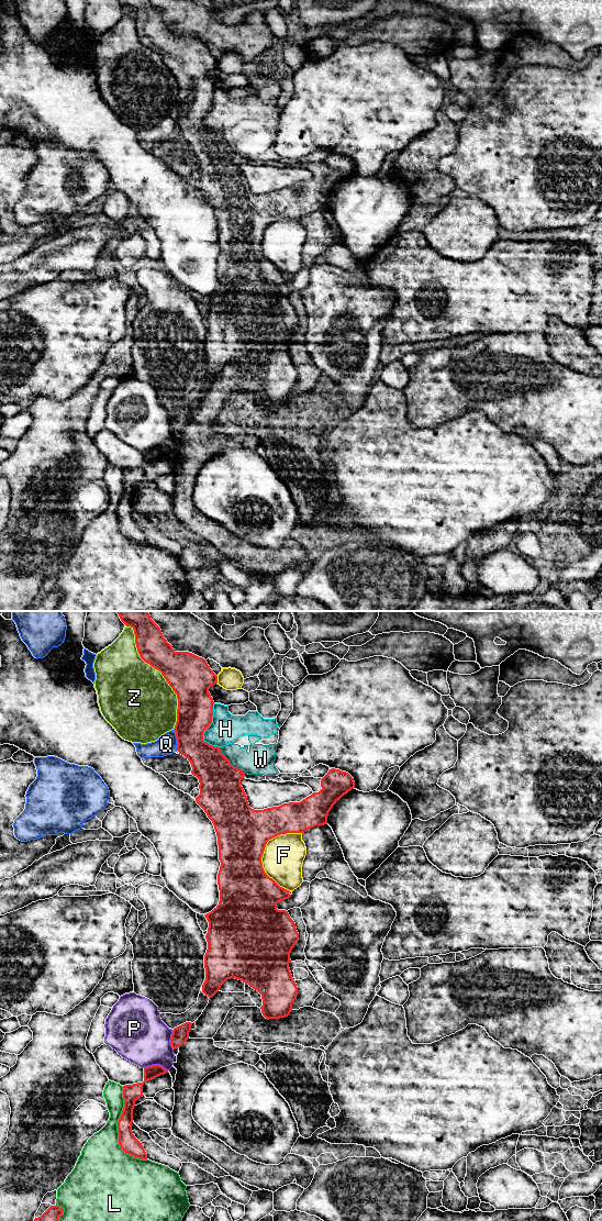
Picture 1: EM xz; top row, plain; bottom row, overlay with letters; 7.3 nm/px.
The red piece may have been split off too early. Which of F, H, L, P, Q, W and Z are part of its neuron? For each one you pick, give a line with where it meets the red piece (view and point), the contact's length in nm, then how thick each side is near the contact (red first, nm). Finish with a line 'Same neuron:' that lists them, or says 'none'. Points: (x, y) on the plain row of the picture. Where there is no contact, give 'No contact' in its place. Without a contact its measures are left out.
Same neuron: none

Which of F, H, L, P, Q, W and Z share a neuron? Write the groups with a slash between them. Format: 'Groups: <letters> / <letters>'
Groups: F / H W / L / P / Q / Z

